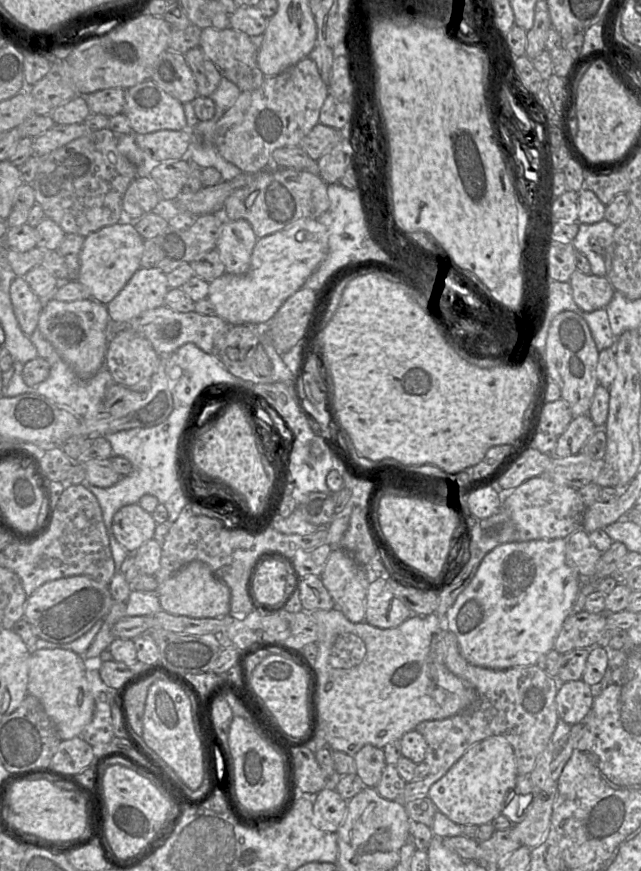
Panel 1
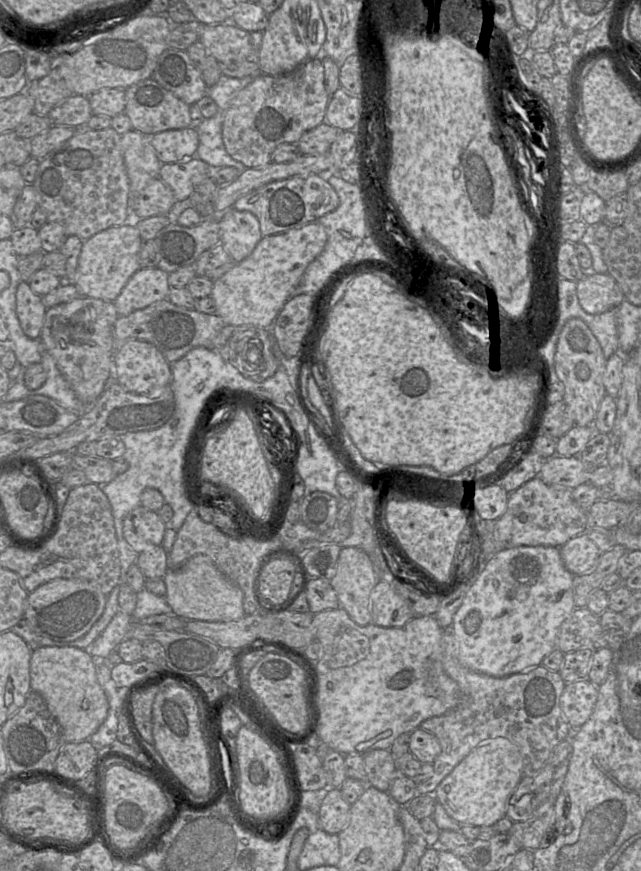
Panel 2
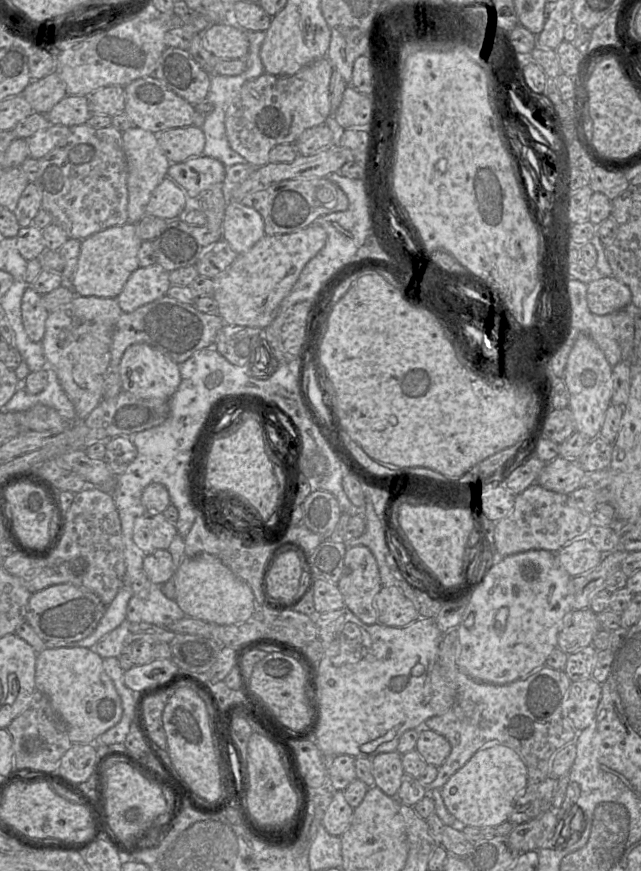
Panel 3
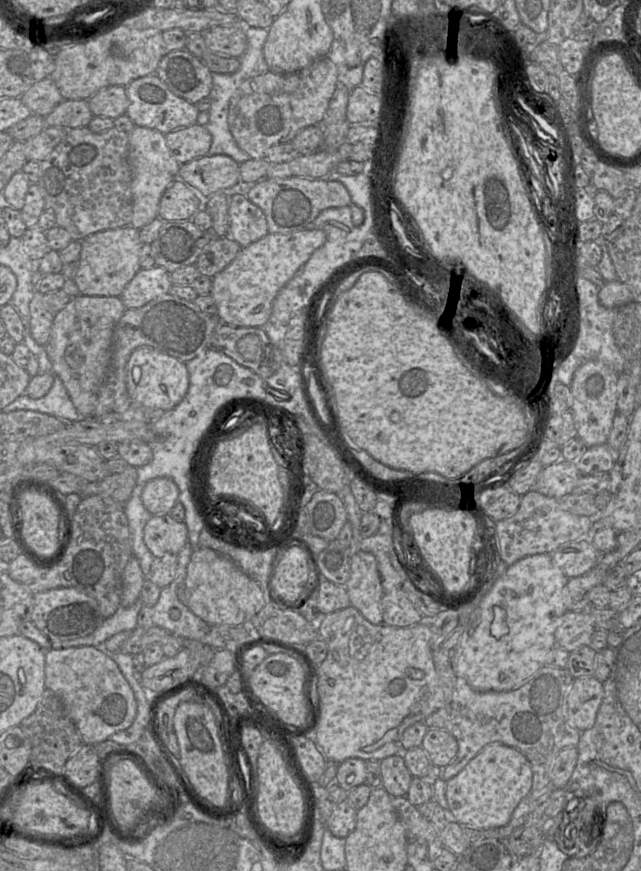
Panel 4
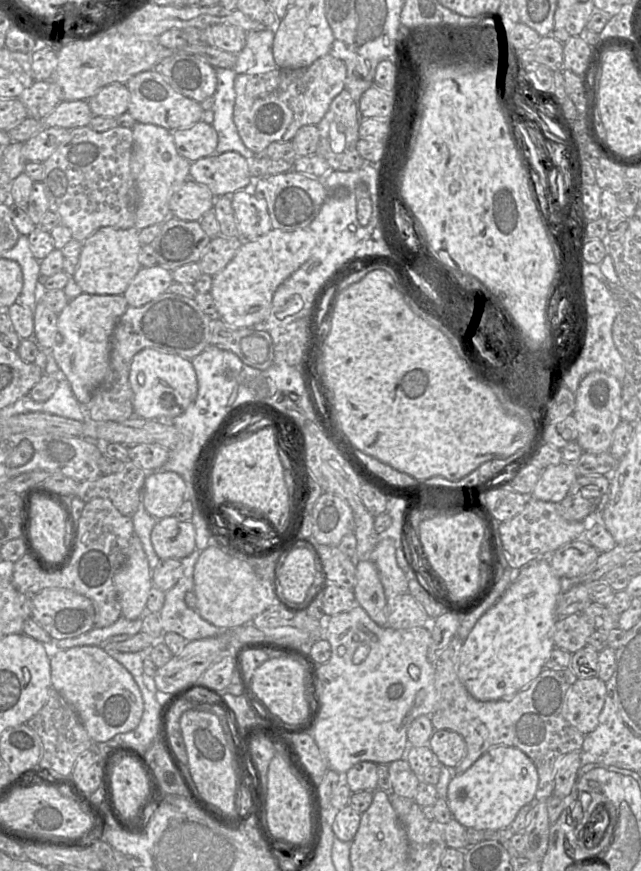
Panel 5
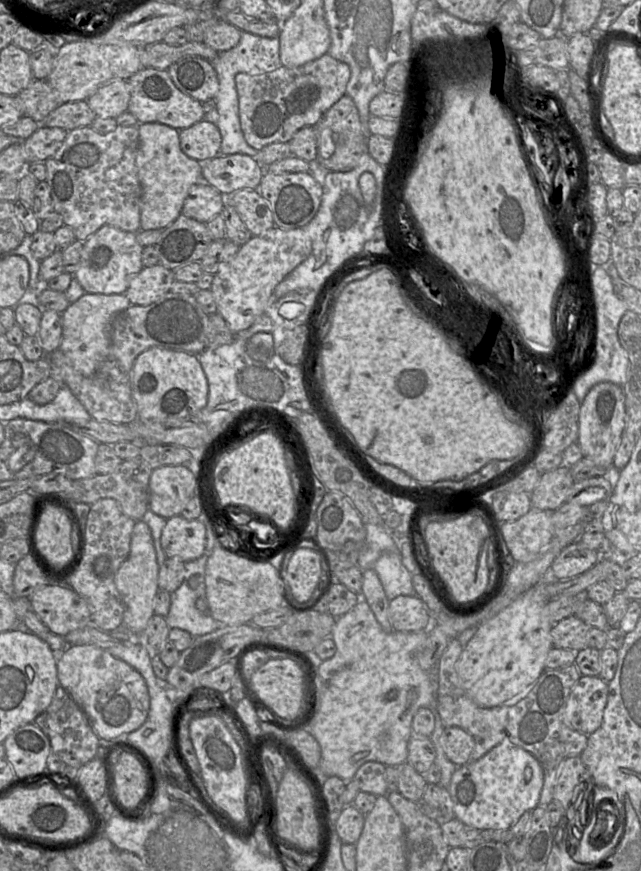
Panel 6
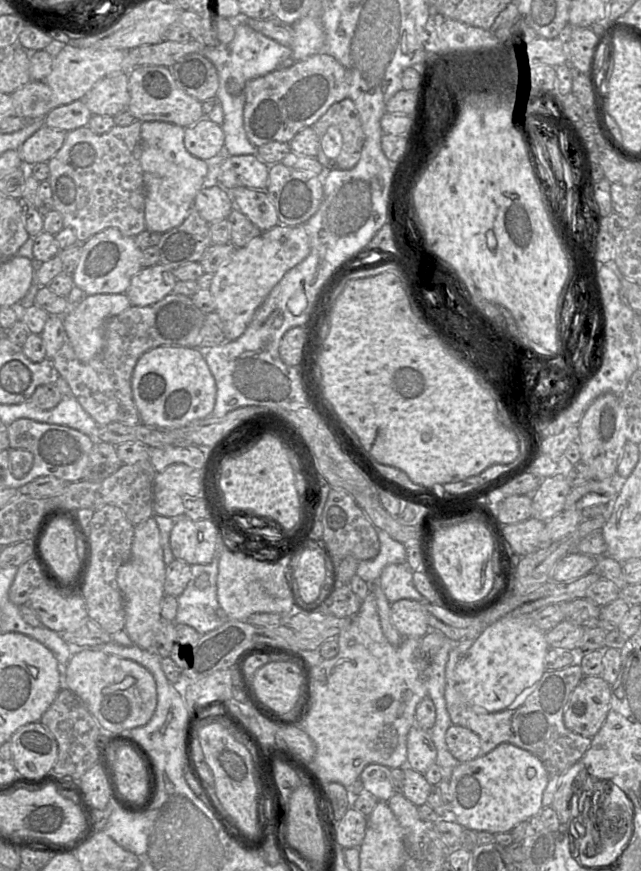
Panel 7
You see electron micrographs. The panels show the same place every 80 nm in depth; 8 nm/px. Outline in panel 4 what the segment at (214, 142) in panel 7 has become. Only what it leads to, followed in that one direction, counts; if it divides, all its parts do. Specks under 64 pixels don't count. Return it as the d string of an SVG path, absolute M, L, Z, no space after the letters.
M194 124L175 129L165 135L172 157L180 164L188 163L209 153L212 136L206 126Z

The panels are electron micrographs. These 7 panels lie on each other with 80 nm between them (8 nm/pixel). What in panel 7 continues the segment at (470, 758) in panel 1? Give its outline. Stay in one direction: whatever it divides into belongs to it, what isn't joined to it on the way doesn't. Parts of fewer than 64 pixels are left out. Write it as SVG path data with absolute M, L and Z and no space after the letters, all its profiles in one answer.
M502 743L486 755L460 763L453 771L450 785L456 822L477 832L511 832L520 822L540 814L547 784L546 768L537 756L513 744Z

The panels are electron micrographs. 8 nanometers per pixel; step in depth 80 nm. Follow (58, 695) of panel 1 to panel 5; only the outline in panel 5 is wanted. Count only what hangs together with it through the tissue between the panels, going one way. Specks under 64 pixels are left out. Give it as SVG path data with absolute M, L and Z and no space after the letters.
M75 646L53 650L50 658L51 685L74 708L93 742L106 742L117 734L134 730L141 721L144 701L132 674L100 646Z

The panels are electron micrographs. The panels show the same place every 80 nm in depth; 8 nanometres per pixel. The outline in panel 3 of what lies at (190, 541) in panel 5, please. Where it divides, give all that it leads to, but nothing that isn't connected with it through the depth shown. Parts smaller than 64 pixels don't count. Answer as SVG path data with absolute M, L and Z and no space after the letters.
M145 512L134 522L133 541L146 555L159 549L168 550L177 534L176 526L163 513Z

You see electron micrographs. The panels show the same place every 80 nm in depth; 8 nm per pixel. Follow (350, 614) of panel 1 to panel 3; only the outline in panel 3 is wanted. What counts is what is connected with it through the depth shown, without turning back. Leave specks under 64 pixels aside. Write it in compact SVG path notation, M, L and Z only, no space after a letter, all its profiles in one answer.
M365 546L348 548L344 557L344 569L337 583L347 607L366 625L377 623L374 599L382 588L377 561L372 552Z

